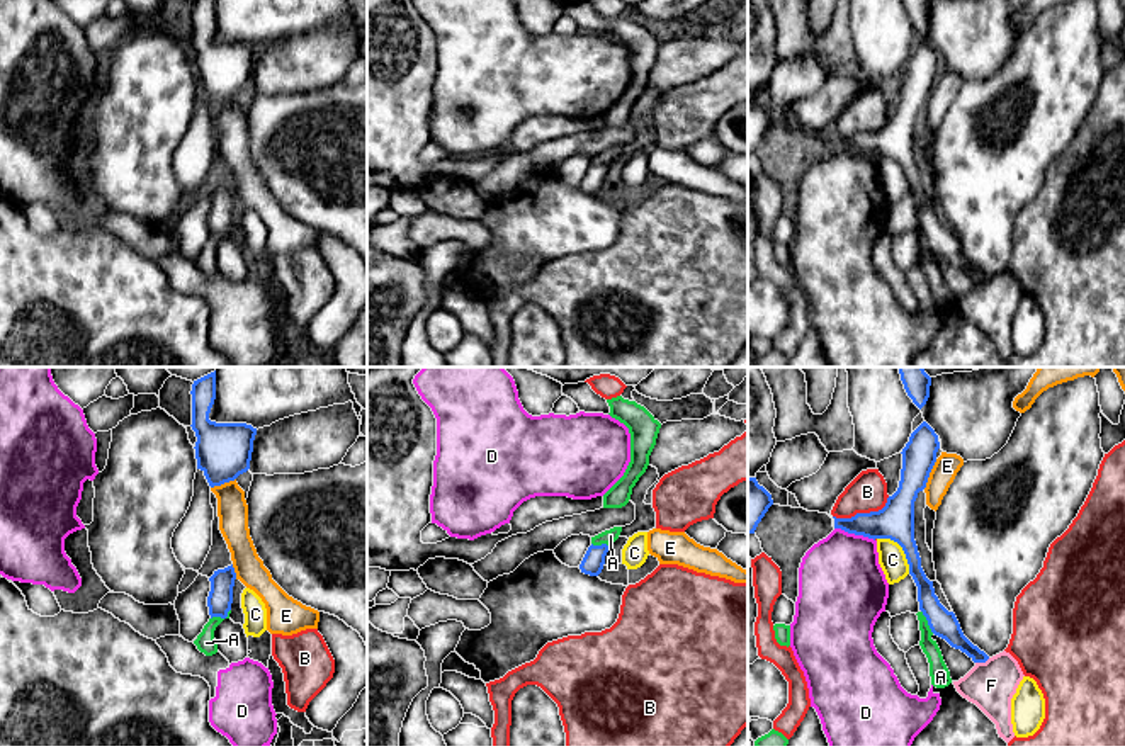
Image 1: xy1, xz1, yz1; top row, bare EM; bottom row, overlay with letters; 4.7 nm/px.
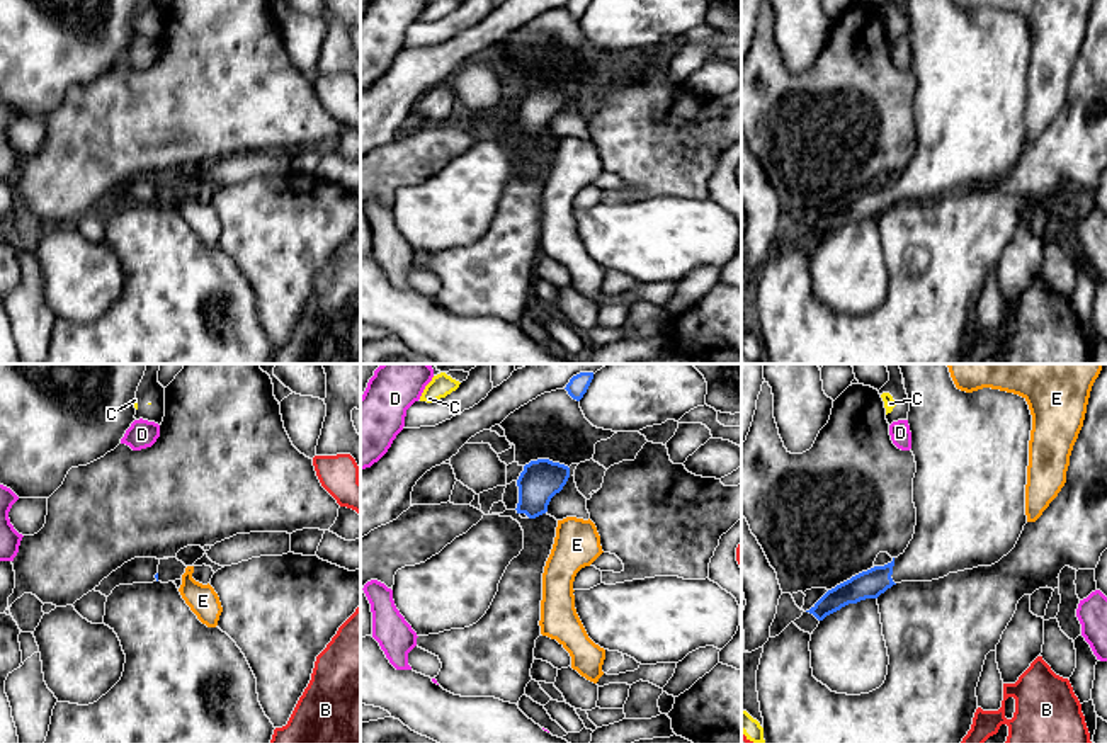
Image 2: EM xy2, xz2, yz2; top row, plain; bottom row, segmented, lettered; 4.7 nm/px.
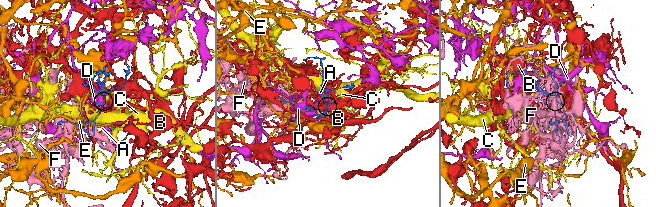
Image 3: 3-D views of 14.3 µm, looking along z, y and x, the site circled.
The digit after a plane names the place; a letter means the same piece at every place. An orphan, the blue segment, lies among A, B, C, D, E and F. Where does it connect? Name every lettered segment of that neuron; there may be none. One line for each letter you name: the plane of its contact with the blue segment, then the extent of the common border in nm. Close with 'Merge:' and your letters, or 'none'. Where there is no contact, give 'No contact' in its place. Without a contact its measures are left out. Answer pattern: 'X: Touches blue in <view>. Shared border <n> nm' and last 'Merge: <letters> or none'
Merge: none

